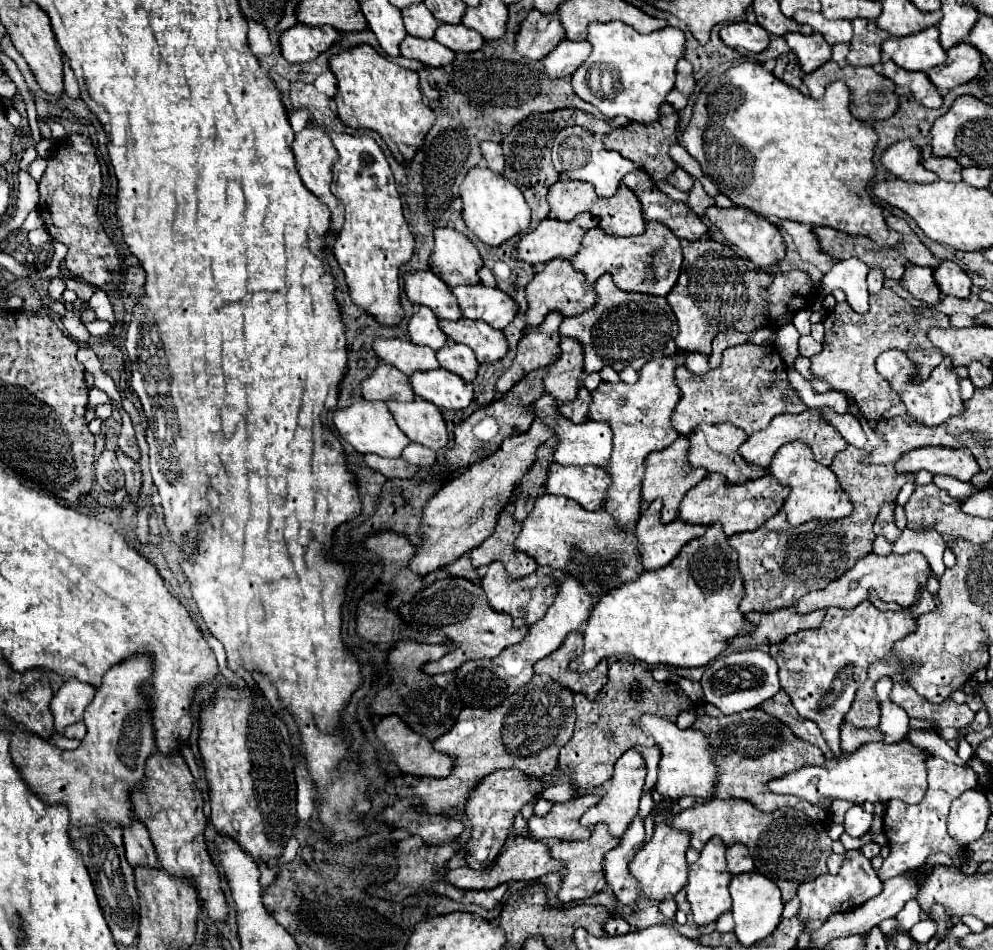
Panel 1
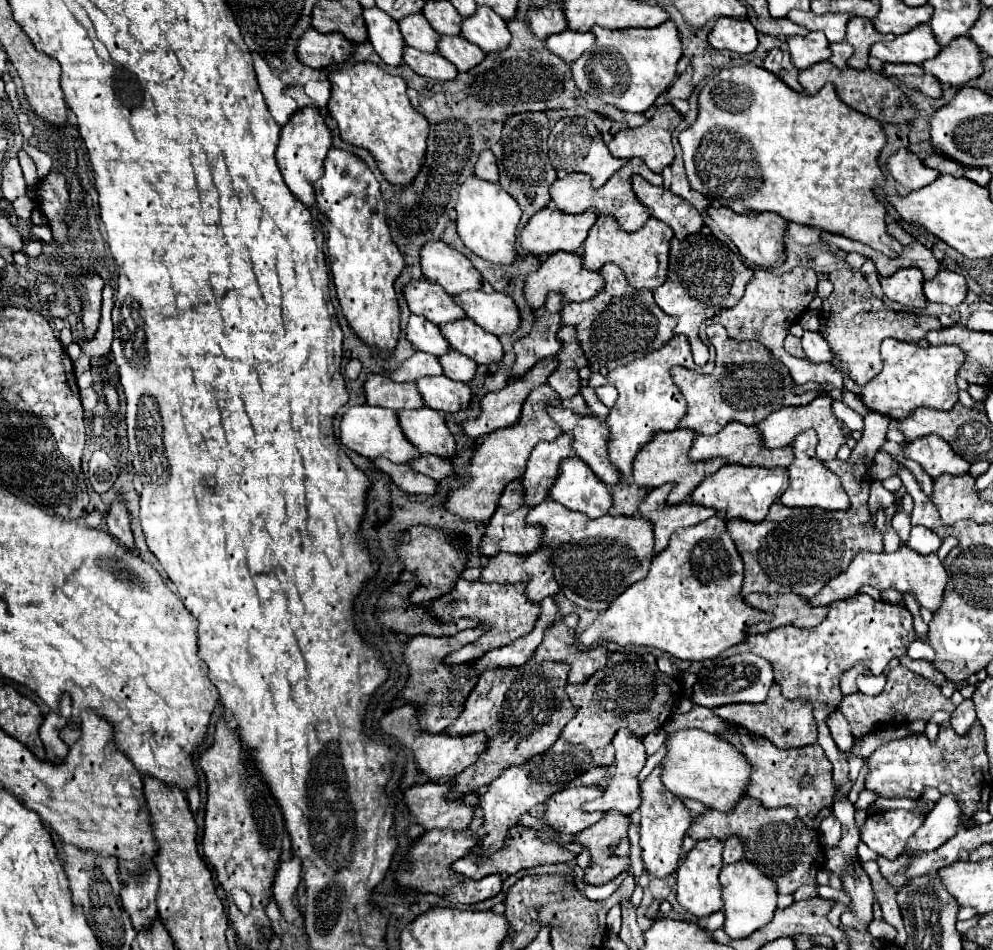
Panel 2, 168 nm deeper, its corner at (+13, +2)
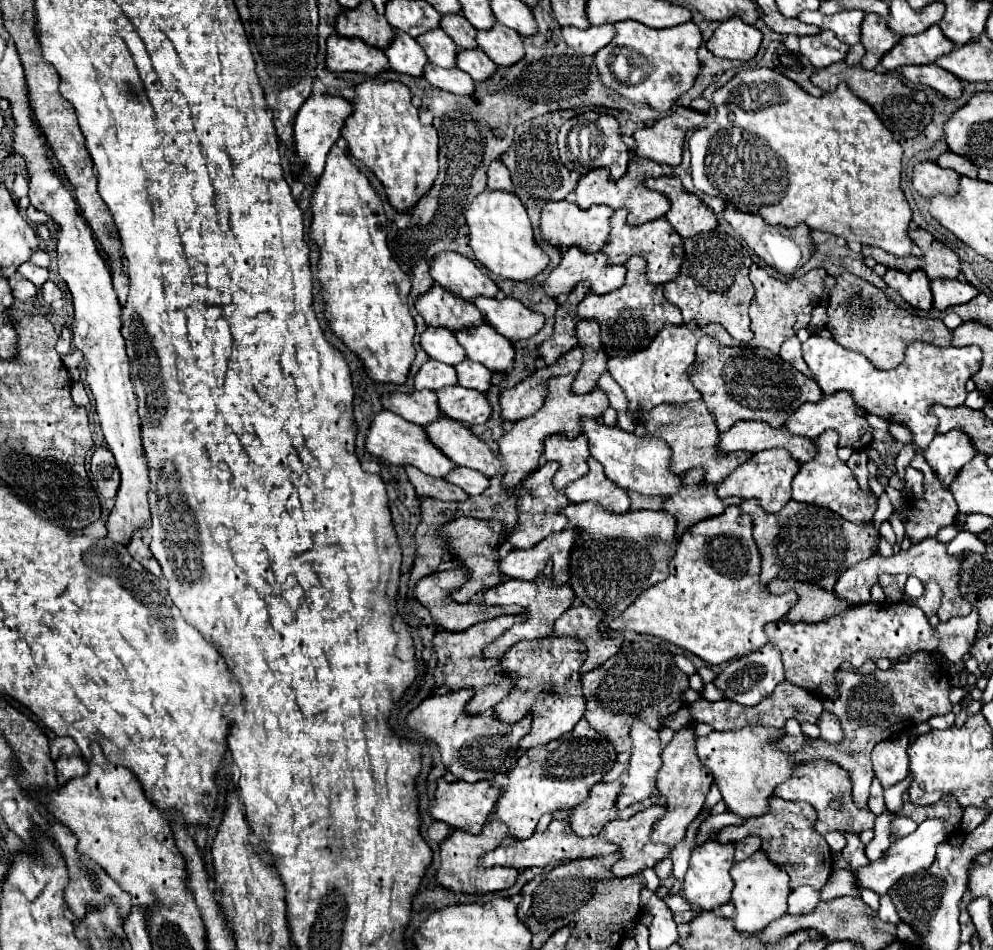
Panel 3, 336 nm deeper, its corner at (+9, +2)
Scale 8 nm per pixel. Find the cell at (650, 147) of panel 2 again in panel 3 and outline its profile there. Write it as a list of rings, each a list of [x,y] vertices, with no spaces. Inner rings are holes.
[[[679,107],[677,111],[655,121],[653,127],[643,127],[633,133],[637,141],[635,153],[639,157],[653,159],[665,165],[679,165],[685,135],[691,129],[701,127],[705,121],[705,113],[693,111],[689,107]]]

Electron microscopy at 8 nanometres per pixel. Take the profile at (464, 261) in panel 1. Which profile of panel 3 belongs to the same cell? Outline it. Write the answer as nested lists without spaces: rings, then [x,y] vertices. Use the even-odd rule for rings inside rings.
[[[455,251],[437,255],[429,273],[441,287],[465,301],[473,301],[481,295],[495,297],[499,293],[499,287],[489,279],[489,275],[485,275],[471,259]]]

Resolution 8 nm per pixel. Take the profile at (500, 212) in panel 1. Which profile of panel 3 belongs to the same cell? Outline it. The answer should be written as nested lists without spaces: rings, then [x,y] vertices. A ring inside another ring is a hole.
[[[483,191],[481,195],[477,195],[475,203],[471,203],[471,207],[465,213],[467,225],[471,229],[469,233],[469,245],[475,251],[475,257],[479,263],[483,263],[491,273],[507,277],[511,281],[527,281],[533,279],[535,275],[539,275],[547,265],[549,265],[549,257],[547,253],[535,243],[535,235],[533,235],[533,227],[529,221],[529,215],[523,207],[523,203],[507,191]]]

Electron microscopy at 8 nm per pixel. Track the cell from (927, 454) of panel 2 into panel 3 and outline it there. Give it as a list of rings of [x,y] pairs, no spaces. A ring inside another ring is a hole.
[[[953,429],[945,435],[935,435],[935,439],[929,443],[929,449],[925,451],[925,459],[937,473],[937,479],[949,487],[963,465],[975,457],[975,453],[977,451],[969,435]]]

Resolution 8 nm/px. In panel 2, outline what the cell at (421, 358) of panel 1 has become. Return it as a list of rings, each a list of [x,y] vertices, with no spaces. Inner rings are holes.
[[[415,351],[409,359],[405,359],[389,377],[397,383],[403,383],[403,381],[417,381],[421,377],[427,377],[427,375],[441,375],[443,369],[437,361],[435,355],[429,355],[429,353],[423,353],[423,351]]]

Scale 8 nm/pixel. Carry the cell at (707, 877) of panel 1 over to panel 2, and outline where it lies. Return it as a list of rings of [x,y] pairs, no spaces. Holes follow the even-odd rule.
[[[715,837],[697,841],[677,869],[677,901],[693,919],[703,919],[723,907],[721,887],[719,887],[719,871],[723,867],[721,851],[723,843]]]

